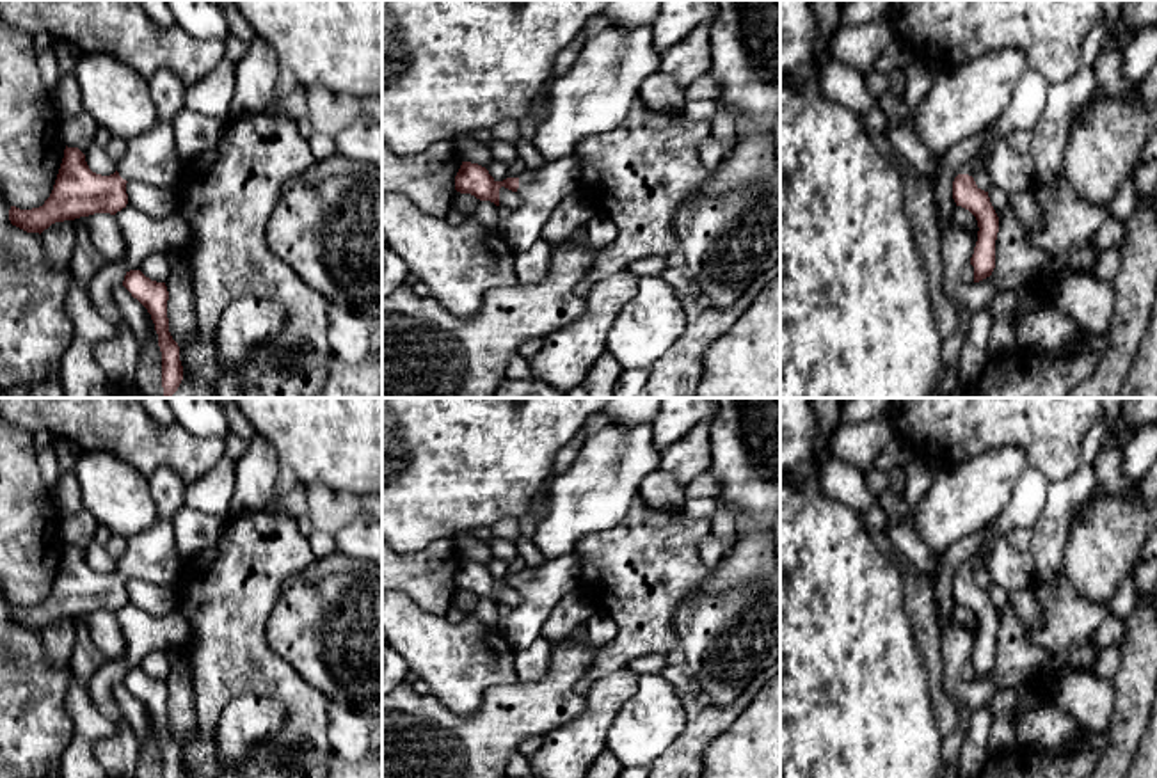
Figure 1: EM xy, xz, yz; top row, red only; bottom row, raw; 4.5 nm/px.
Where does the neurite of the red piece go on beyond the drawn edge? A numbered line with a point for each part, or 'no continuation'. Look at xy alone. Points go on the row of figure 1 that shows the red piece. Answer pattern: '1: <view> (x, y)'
1: xy (151, 158)

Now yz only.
1: yz (1012, 173)

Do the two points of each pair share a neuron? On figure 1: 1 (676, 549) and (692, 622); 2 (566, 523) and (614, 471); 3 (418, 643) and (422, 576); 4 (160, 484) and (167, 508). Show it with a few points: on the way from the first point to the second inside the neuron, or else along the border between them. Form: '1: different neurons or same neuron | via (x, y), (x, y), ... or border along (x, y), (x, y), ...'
1: different neurons | border along (710, 571), (678, 606), (674, 613), (676, 635)
2: same neuron | via (574, 510), (601, 484)
3: different neurons | border along (400, 592), (425, 611), (443, 615)
4: same neuron | via (166, 489), (167, 503)

